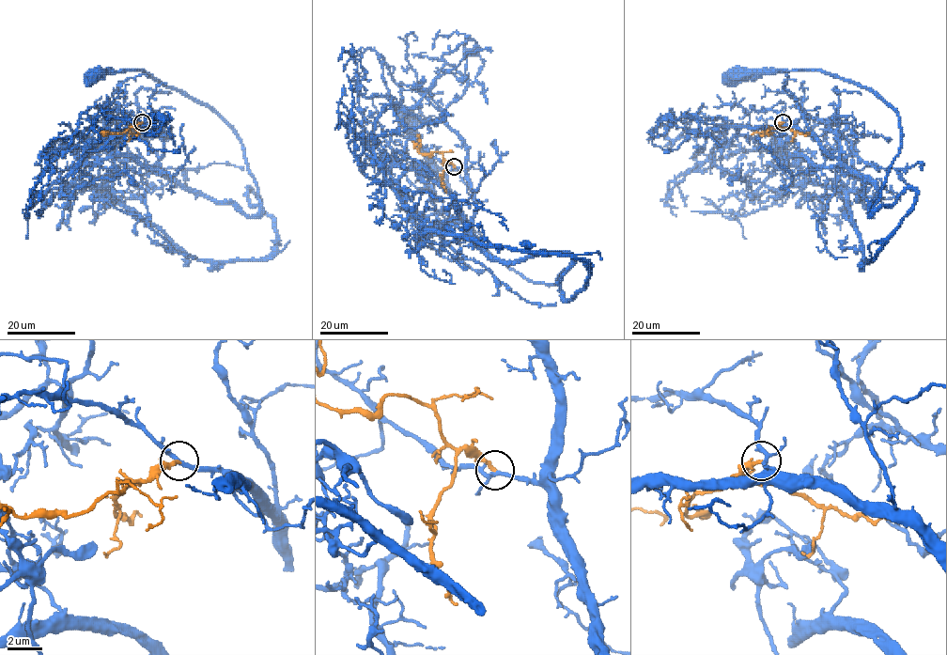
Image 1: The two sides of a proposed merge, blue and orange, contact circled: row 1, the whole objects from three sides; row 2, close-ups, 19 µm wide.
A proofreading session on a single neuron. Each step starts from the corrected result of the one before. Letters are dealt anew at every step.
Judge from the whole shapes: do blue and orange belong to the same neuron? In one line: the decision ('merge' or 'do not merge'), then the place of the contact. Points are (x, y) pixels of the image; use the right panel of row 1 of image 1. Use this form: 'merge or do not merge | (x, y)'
merge | (783, 122)

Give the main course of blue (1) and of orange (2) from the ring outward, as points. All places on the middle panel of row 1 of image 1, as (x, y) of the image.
1: (454, 165), (473, 194), (471, 235), (489, 254), (572, 256), (552, 285), (529, 281), (475, 241), (407, 116)
2: (454, 165), (436, 151), (421, 154), (415, 145), (420, 146), (417, 135)

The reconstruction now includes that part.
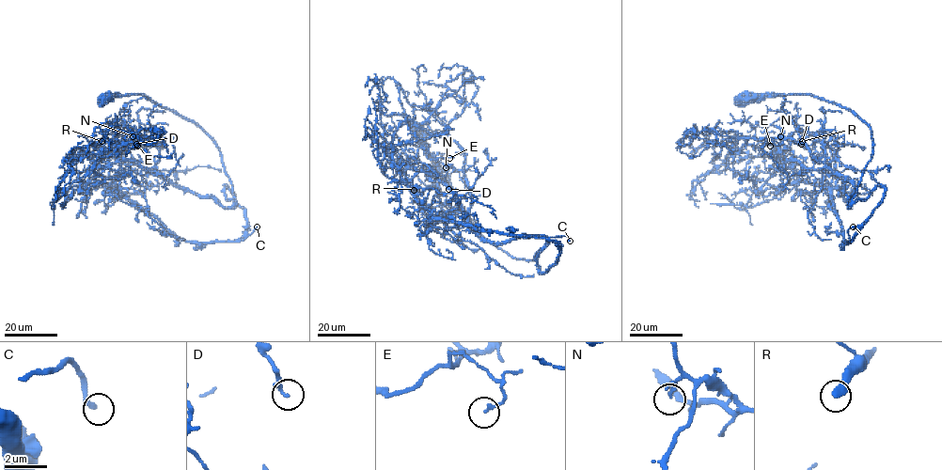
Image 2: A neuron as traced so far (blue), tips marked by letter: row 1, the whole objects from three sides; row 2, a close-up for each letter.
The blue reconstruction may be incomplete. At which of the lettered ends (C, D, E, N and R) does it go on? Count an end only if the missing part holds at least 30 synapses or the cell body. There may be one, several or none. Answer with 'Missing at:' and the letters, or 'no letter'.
Missing at: C, R

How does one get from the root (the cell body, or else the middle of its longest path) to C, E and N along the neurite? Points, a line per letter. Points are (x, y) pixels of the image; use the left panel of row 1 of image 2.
C: (106, 98), (141, 94), (194, 121), (243, 211), (236, 241), (257, 227)
E: (106, 98), (141, 94), (194, 121), (234, 204), (175, 186), (155, 170), (154, 141), (137, 146)
N: (106, 98), (141, 94), (194, 121), (219, 150), (234, 204), (175, 186), (155, 170), (159, 146), (133, 136)

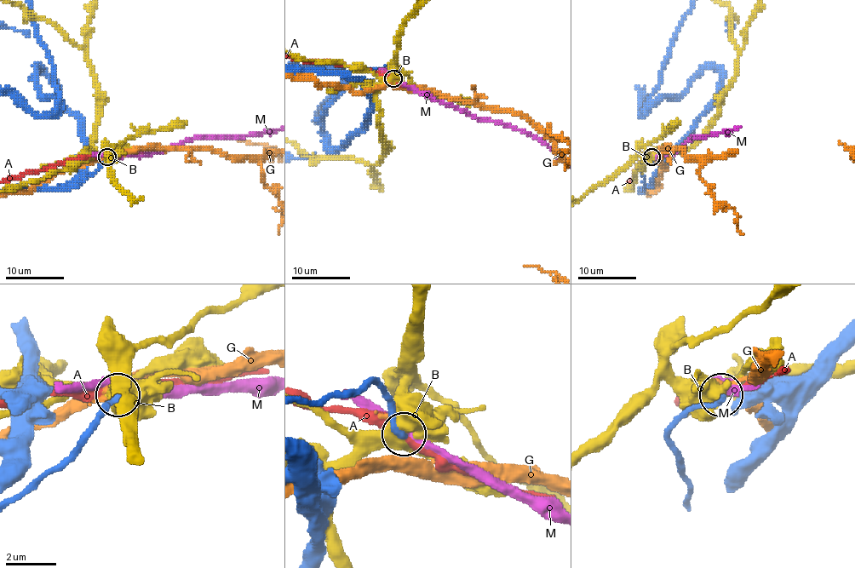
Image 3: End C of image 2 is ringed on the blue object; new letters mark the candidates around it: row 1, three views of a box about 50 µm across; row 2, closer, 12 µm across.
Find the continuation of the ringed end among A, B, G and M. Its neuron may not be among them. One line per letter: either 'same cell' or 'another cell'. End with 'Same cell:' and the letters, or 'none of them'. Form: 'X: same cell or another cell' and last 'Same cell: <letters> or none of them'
A: another cell
B: another cell
G: another cell
M: another cell
Same cell: none of them

